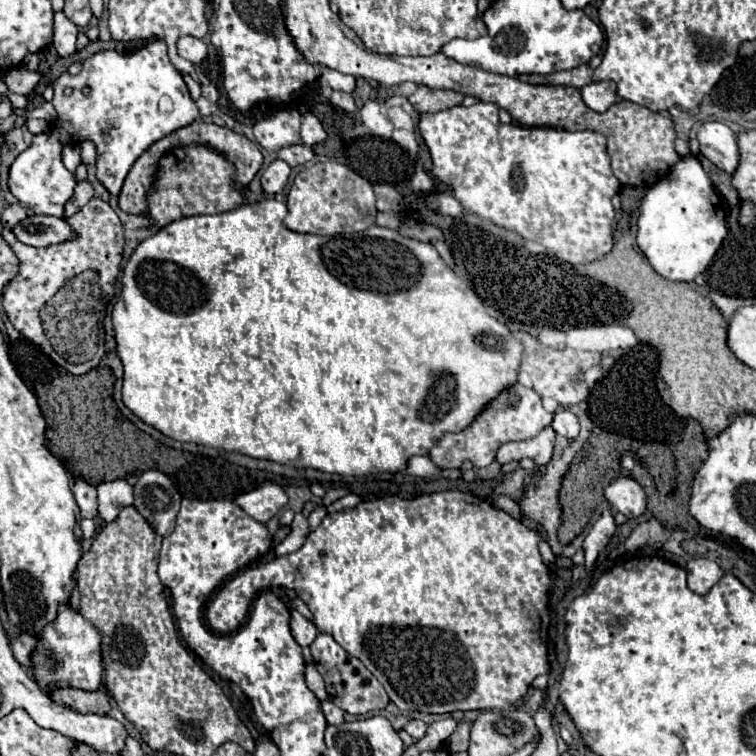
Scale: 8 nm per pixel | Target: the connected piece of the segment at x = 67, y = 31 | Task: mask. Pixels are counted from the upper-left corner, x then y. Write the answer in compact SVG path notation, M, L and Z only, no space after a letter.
M57 13L53 23L53 47L59 53L59 57L75 53L75 39L77 39L77 25L71 23L63 13Z

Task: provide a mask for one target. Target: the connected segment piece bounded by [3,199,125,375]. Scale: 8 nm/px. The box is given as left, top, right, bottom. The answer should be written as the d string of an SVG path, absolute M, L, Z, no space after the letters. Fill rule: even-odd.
M91 199L77 215L73 215L69 219L69 223L75 229L77 239L65 241L61 245L51 245L45 249L25 245L9 229L3 229L3 239L9 243L9 247L13 247L13 253L19 259L19 273L9 281L9 285L5 287L5 293L3 293L3 309L9 317L9 321L13 323L13 327L23 337L27 337L35 345L39 345L57 365L65 367L69 373L83 375L83 373L91 371L93 367L97 367L103 355L93 355L93 359L85 359L85 363L73 363L73 359L65 359L65 355L57 355L57 351L53 351L53 345L45 337L45 331L43 331L41 319L39 319L39 311L65 285L65 281L69 277L79 275L85 269L93 269L99 275L111 273L107 277L101 276L101 290L105 291L105 295L114 295L119 265L123 259L125 239L123 239L123 227L119 223L117 213L101 199ZM47 249L51 249L51 251L47 251Z

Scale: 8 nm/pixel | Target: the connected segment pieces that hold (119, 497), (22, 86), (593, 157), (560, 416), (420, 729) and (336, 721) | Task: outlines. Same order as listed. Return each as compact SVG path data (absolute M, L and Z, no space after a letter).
M125 479L99 483L97 493L99 493L99 515L107 523L113 521L122 508L134 503L133 487Z
M15 67L5 75L5 83L9 85L9 89L15 93L21 93L21 95L31 95L31 91L37 87L39 79L41 79L41 75L35 71L29 75L21 75L21 67Z
M479 101L471 107L463 107L463 105L455 105L451 109L445 109L445 111L439 111L435 115L431 113L423 113L421 119L419 119L419 133L425 141L425 145L429 147L429 153L431 153L431 159L433 159L433 169L431 169L431 175L447 185L453 193L453 197L469 211L473 211L475 215L483 217L483 219L489 219L493 221L495 225L499 227L505 227L509 231L515 231L517 235L525 237L527 241L535 241L539 245L543 245L551 255L555 255L559 261L567 261L571 265L577 265L577 263L591 263L595 259L601 259L603 255L607 255L613 247L613 217L615 217L615 211L613 211L613 205L611 205L611 197L619 191L619 179L613 175L611 171L611 165L609 165L609 153L607 153L607 147L605 147L605 137L601 133L595 133L595 131L565 131L565 129L551 129L551 127L523 127L519 123L501 123L499 121L499 115L497 115L497 103L485 103L485 101Z
M569 409L557 411L555 417L553 417L551 427L555 429L557 435L563 435L567 439L577 439L577 435L579 435L579 421Z
M411 719L405 727L403 727L413 739L421 739L425 735L425 723L421 719Z
M323 701L323 713L329 725L341 725L345 719L345 711L341 711L333 701Z

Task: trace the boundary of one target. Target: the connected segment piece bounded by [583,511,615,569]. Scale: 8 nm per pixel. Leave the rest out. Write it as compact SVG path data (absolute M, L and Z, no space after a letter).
M603 511L603 515L599 517L599 521L593 525L593 529L589 531L589 535L583 541L583 551L585 551L585 569L591 569L591 565L595 563L599 551L609 543L611 535L615 533L615 521L613 521L613 513L611 511Z

